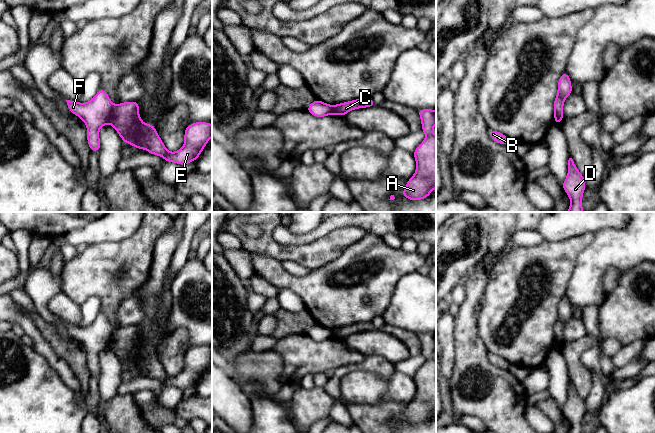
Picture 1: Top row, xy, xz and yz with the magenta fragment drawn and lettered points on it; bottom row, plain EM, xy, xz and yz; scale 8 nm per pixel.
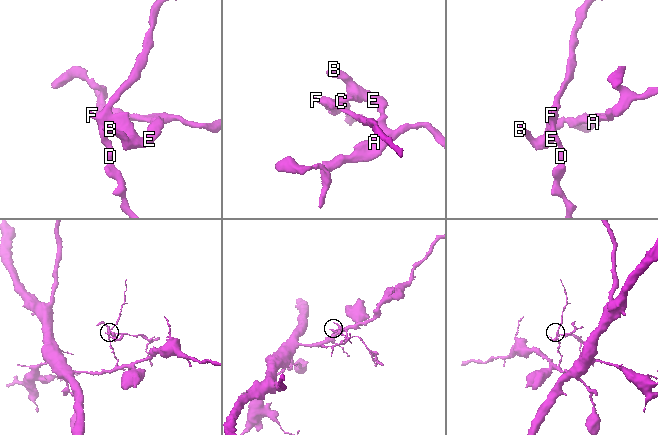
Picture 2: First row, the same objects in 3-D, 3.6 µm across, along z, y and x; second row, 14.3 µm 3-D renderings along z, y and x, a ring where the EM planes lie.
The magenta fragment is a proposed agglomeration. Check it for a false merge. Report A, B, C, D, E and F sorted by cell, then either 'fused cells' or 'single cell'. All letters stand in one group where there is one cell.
A B C E / D F | fused cells

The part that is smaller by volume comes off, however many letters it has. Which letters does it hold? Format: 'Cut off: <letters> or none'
Cut off: A, B, C, E

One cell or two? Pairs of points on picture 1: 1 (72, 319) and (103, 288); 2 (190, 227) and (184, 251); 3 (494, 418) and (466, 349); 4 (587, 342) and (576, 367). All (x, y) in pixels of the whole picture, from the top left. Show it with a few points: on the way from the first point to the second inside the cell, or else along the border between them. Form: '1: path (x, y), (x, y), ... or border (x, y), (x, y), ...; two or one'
1: border (61, 291), (80, 305); two
2: path (188, 233), (184, 245); one
3: path (494, 401), (491, 376), (483, 366); one
4: path (581, 348), (576, 353), (576, 361); one

